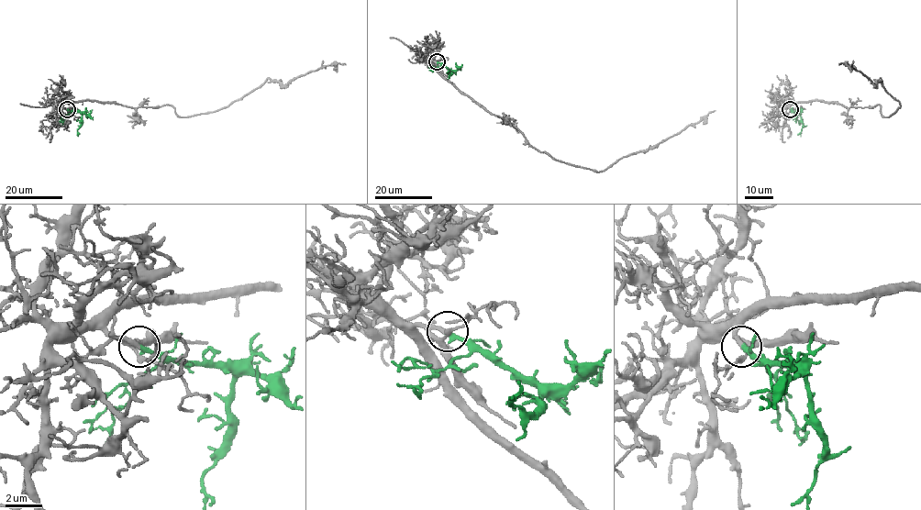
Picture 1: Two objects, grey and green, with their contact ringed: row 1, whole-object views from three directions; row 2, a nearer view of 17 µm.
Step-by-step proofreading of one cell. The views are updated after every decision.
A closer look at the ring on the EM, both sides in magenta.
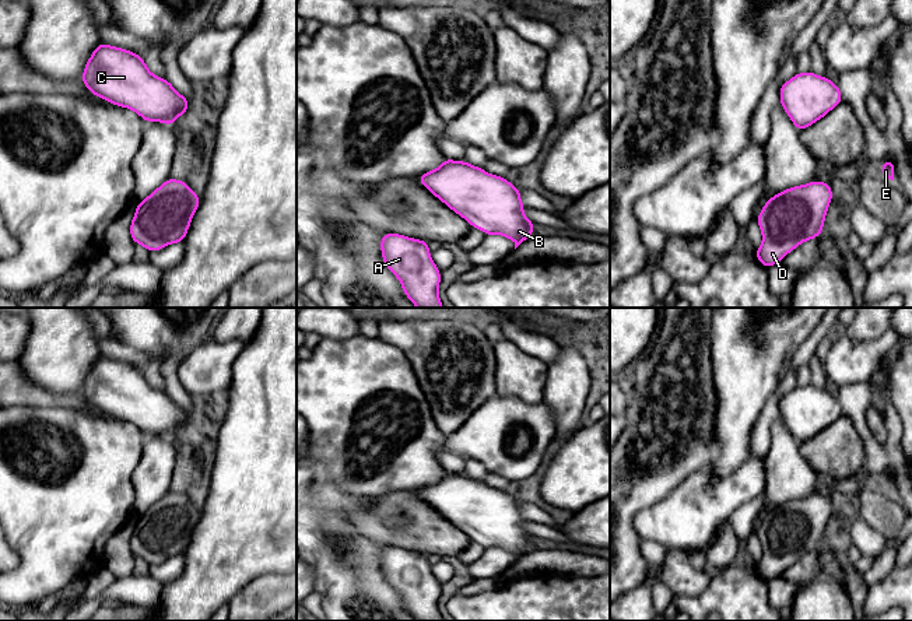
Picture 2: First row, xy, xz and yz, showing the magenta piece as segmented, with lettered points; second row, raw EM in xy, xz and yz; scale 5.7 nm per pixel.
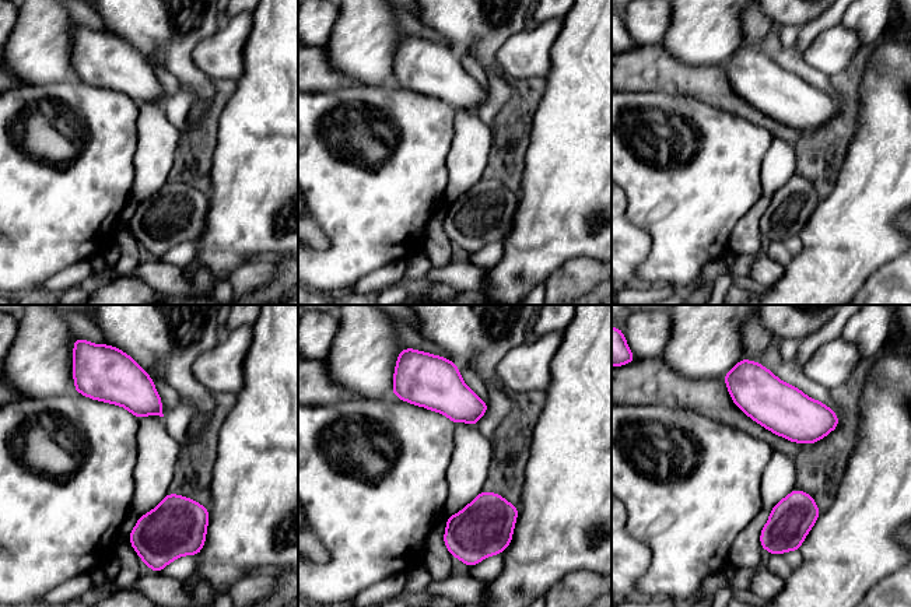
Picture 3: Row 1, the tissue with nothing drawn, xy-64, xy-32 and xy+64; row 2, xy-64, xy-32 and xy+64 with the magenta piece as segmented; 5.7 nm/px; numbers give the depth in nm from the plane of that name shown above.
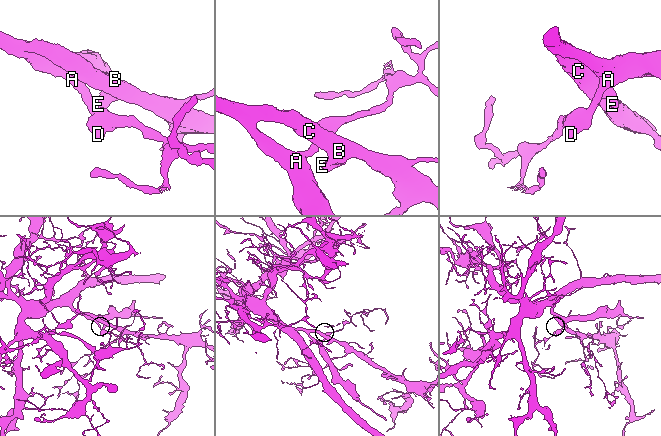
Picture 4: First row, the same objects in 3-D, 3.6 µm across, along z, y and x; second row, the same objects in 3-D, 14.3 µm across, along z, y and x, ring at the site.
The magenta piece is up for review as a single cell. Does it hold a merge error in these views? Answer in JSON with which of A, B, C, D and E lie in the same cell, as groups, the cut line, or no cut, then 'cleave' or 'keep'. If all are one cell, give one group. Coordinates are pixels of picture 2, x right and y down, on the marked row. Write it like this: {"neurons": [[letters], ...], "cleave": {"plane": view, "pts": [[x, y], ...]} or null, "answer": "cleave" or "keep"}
{"neurons": [["A", "B", "C", "D", "E"]], "cleave": null, "answer": "keep"}

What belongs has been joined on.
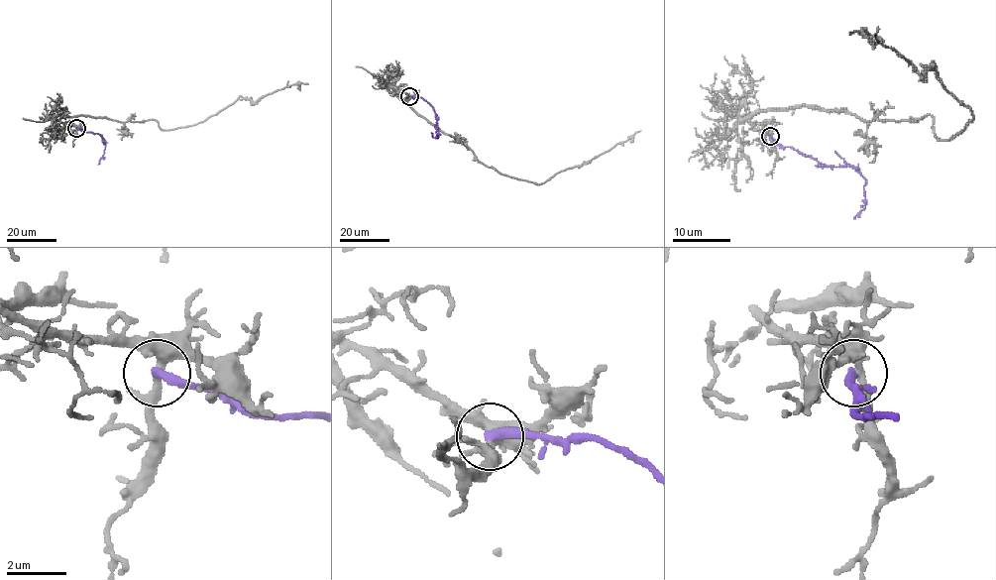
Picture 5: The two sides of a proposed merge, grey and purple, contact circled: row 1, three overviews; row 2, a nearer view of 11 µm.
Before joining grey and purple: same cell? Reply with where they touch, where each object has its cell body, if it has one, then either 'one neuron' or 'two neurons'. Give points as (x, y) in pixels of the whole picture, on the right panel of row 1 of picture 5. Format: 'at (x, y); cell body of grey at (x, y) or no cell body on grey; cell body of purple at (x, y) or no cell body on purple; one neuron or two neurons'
at (770, 136); no cell body on grey; no cell body on purple; two neurons

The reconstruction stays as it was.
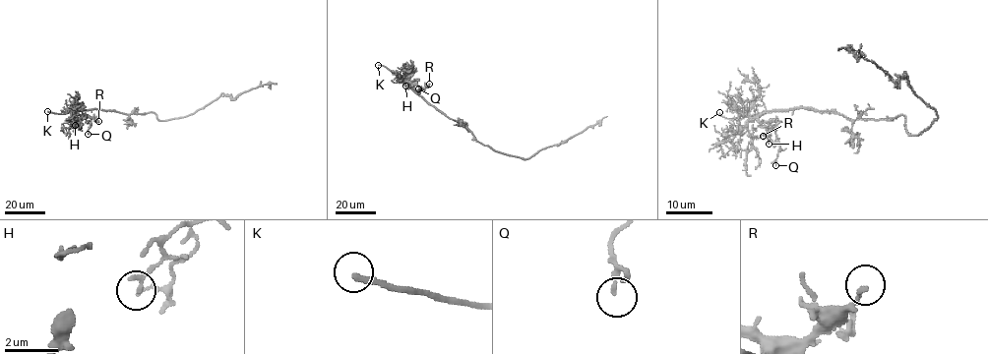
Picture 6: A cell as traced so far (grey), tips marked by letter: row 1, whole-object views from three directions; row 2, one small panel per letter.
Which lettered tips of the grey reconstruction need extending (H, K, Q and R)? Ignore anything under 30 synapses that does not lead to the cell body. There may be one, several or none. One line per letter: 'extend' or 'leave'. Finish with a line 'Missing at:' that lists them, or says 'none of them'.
H: leave
K: extend
Q: leave
R: leave
Missing at: K

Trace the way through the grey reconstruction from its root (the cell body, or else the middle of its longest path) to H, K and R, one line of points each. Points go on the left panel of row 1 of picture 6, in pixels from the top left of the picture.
H: (158, 119), (152, 112), (124, 114), (89, 109), (77, 113), (83, 117), (75, 125)
K: (158, 119), (152, 112), (124, 114), (89, 109), (59, 114), (47, 111)
R: (158, 119), (152, 112), (124, 114), (89, 109), (77, 113), (98, 121)

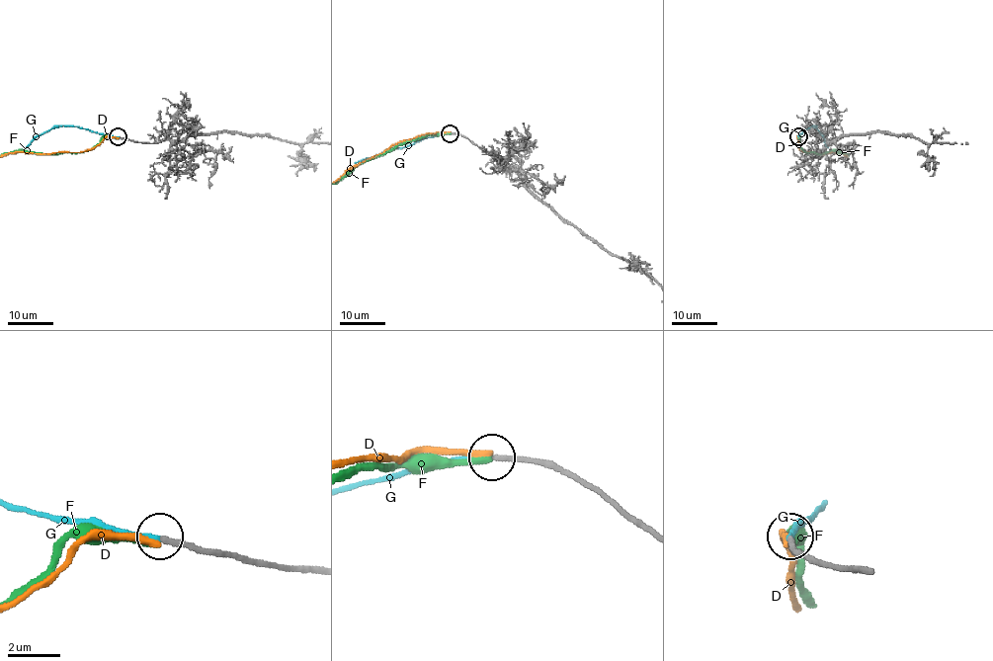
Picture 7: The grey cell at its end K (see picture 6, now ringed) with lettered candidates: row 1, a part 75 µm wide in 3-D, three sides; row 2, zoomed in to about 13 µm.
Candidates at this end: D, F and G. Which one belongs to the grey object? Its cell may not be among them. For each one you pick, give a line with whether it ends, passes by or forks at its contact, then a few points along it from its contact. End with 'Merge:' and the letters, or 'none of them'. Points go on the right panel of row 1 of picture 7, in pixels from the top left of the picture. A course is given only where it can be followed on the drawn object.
G: it ends; course (797, 137), (813, 125), (828, 147)
Merge: G

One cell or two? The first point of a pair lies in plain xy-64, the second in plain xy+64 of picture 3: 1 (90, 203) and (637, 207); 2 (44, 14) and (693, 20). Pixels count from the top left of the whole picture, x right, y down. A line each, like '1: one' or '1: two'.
1: one
2: one

